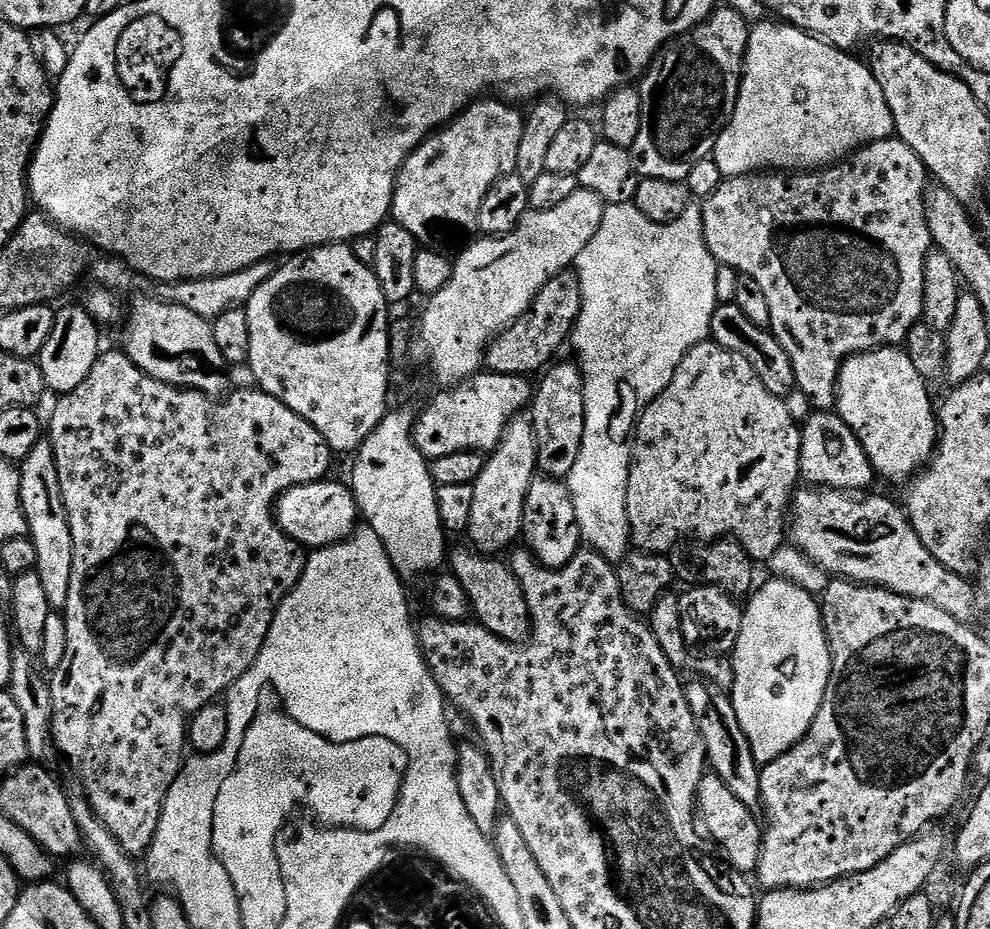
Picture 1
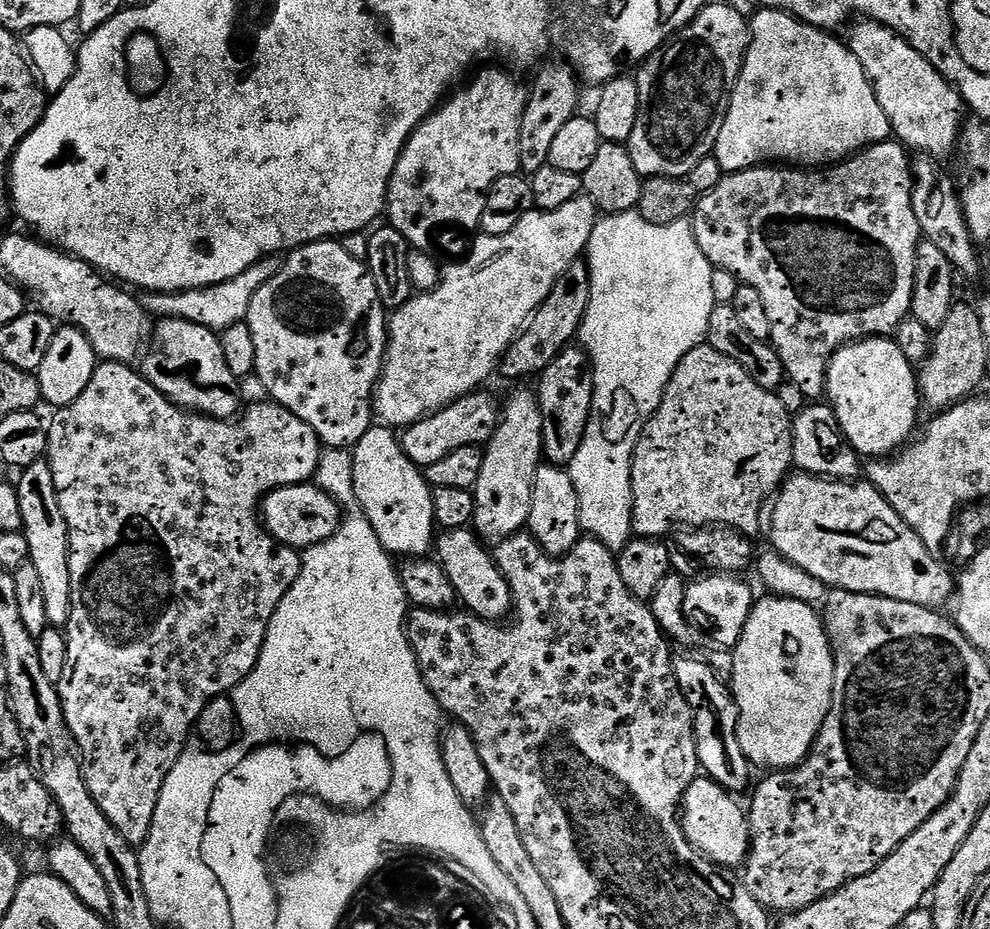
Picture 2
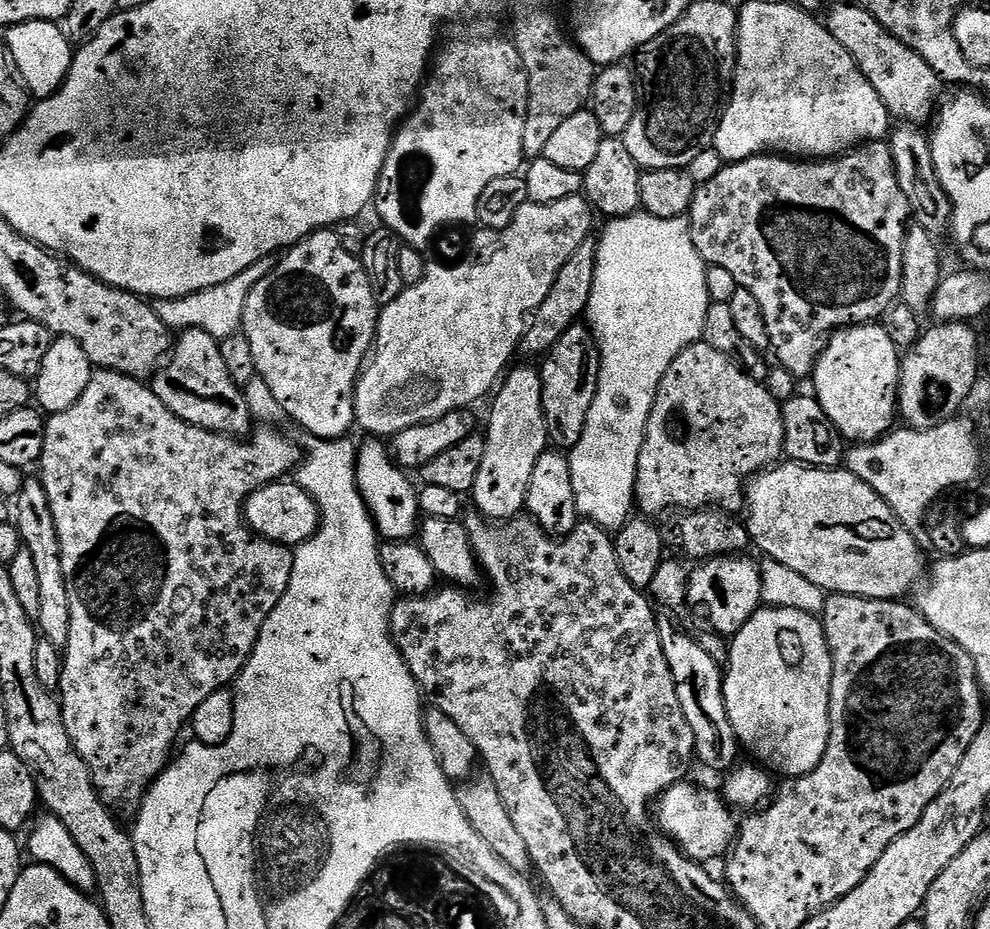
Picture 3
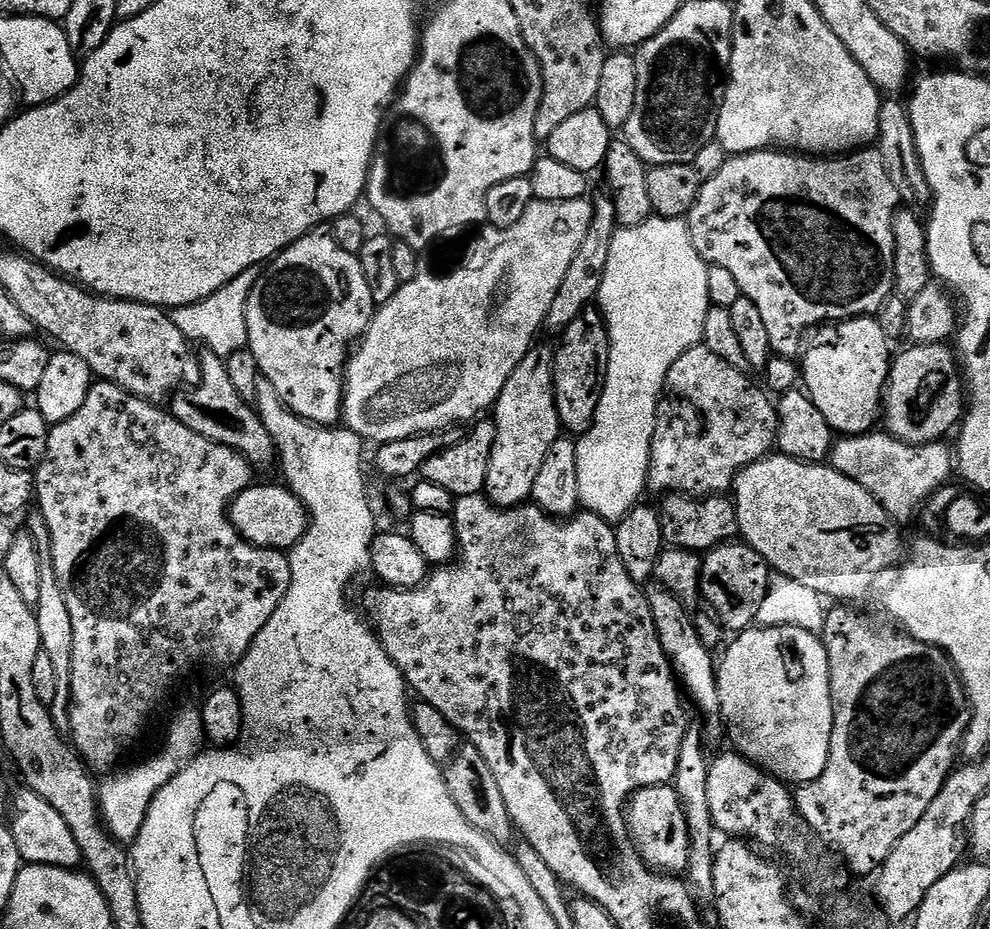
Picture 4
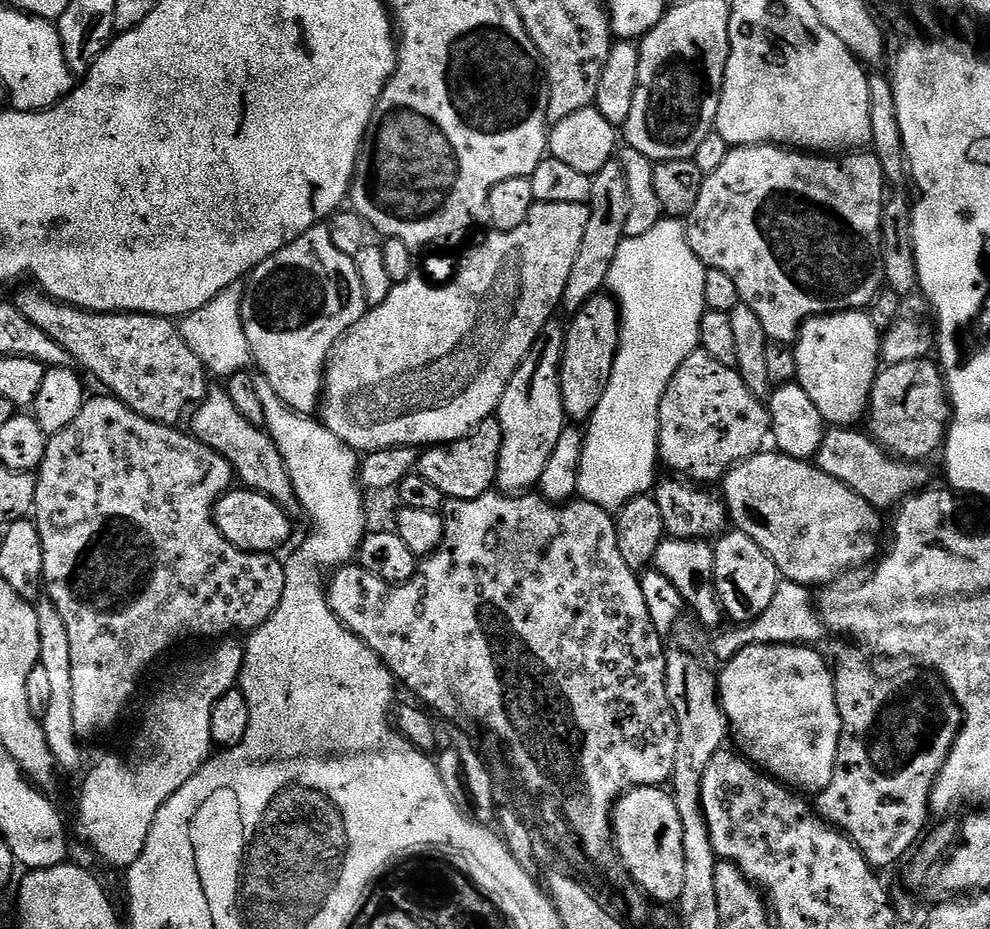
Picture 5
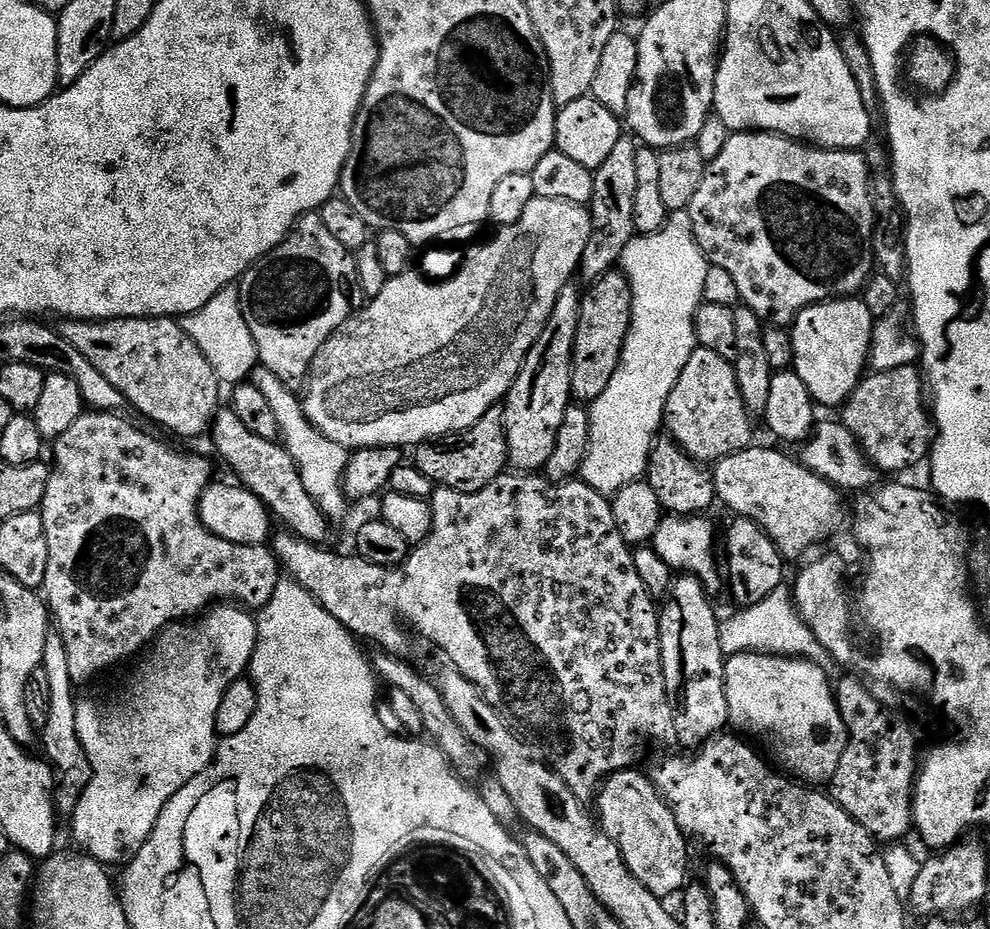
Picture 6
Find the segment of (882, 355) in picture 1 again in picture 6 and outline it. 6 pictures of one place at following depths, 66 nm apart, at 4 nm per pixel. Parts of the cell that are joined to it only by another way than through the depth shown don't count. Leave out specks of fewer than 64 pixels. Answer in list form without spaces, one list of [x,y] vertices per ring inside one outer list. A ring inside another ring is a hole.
[[[860,298],[824,300],[796,315],[790,325],[794,346],[792,368],[806,382],[806,390],[817,405],[839,409],[864,379],[873,323],[874,317]]]

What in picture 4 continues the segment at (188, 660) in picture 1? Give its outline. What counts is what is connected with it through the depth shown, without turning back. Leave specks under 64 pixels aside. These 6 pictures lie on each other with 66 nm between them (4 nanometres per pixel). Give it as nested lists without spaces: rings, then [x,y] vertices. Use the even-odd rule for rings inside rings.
[[[107,382],[93,383],[92,389],[86,394],[86,402],[82,402],[82,407],[70,414],[70,418],[66,418],[62,422],[51,425],[48,430],[48,441],[46,442],[46,458],[42,458],[42,462],[34,470],[34,500],[40,508],[38,514],[43,517],[46,526],[50,530],[50,542],[52,543],[52,561],[54,562],[54,574],[58,574],[58,586],[62,586],[62,594],[66,598],[66,607],[70,609],[70,622],[74,626],[74,654],[72,655],[72,703],[68,706],[68,728],[71,743],[74,745],[79,757],[84,761],[85,765],[93,773],[104,772],[108,774],[117,767],[116,763],[120,760],[120,755],[124,752],[127,744],[132,744],[144,732],[144,727],[148,724],[148,719],[155,714],[160,708],[160,703],[167,698],[172,692],[172,687],[183,678],[187,672],[196,672],[199,668],[232,668],[235,669],[239,665],[240,659],[250,650],[250,646],[254,642],[254,638],[258,638],[258,634],[262,630],[262,626],[266,626],[266,622],[270,622],[270,614],[274,614],[274,610],[278,610],[278,606],[282,602],[282,598],[286,598],[286,590],[290,590],[290,562],[288,556],[283,551],[275,548],[259,548],[240,537],[240,531],[232,524],[230,515],[230,505],[233,499],[240,492],[244,492],[247,488],[251,488],[254,483],[253,465],[249,464],[248,459],[241,452],[236,452],[232,448],[222,446],[218,442],[214,442],[210,438],[202,438],[202,434],[194,434],[194,430],[190,430],[190,426],[186,426],[182,422],[178,422],[178,418],[172,415],[171,411],[164,412],[159,403],[151,400],[143,400],[134,394],[130,394],[126,390],[122,390],[116,384]]]

